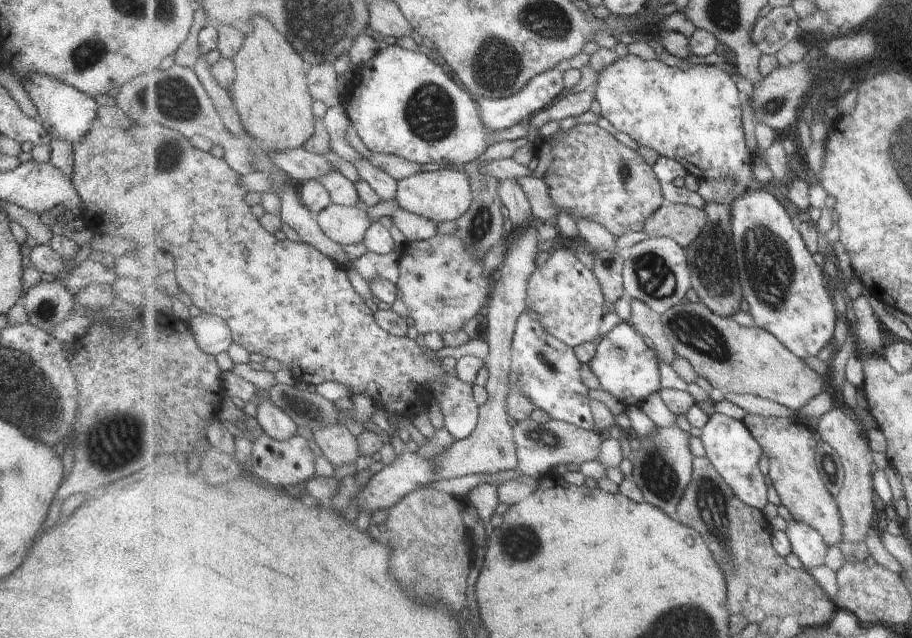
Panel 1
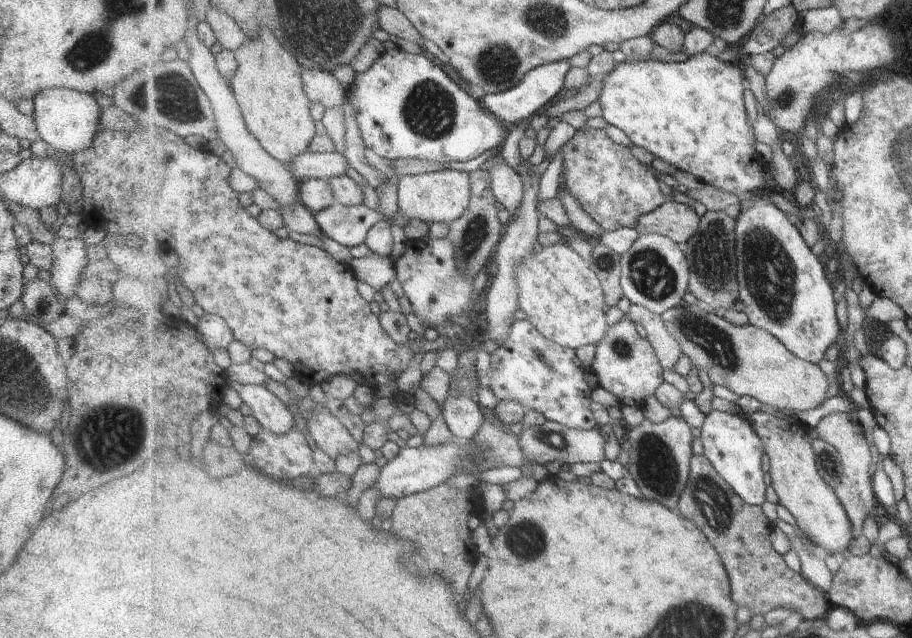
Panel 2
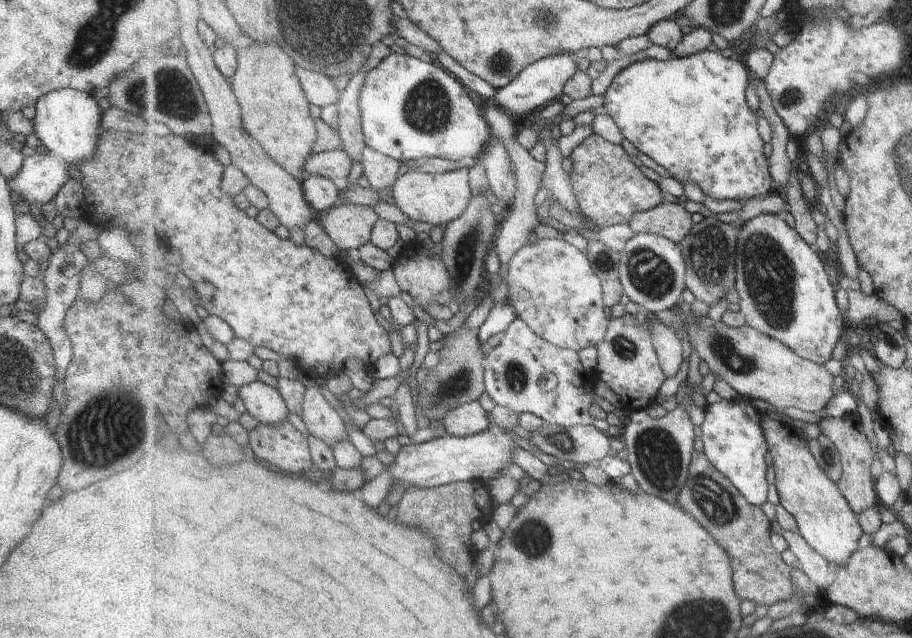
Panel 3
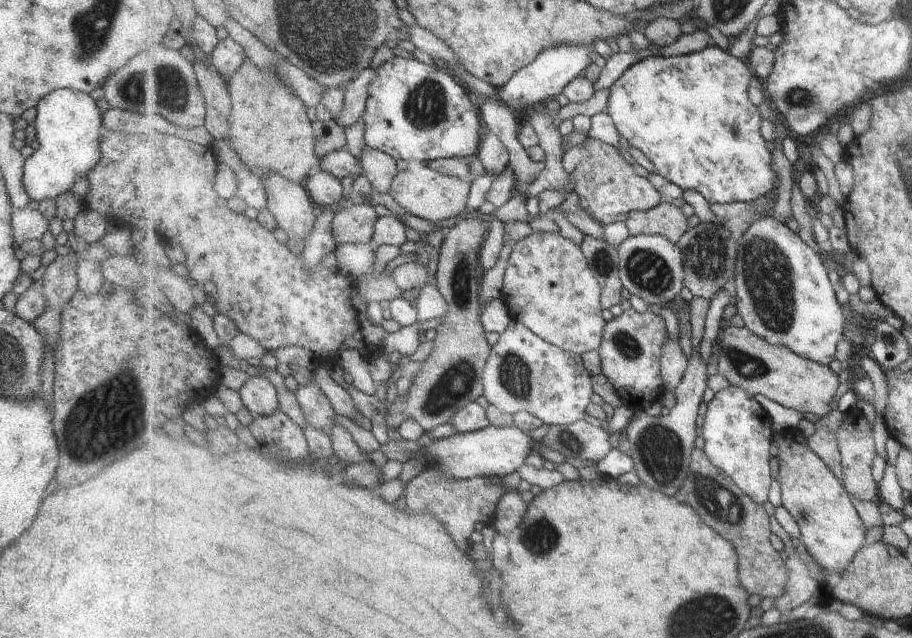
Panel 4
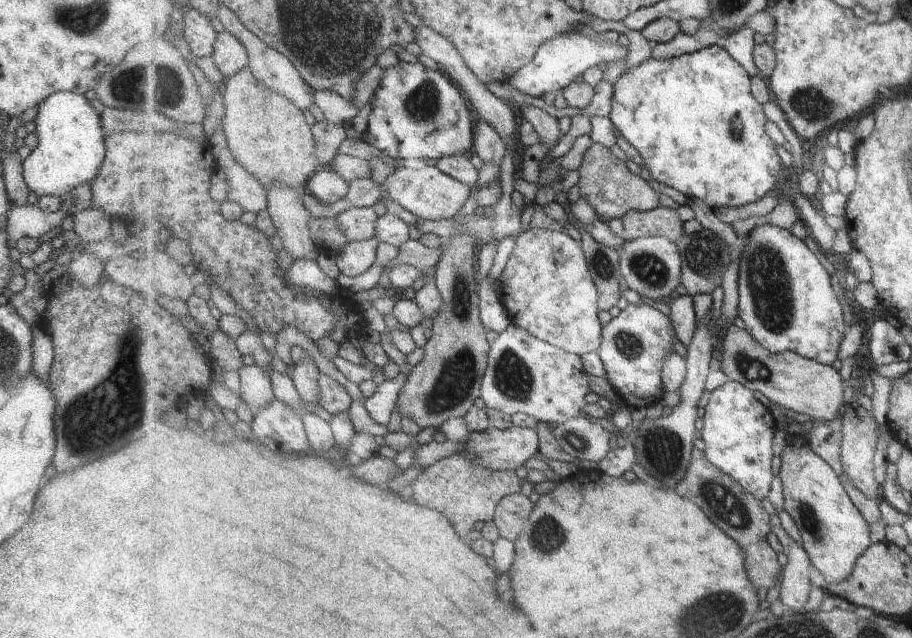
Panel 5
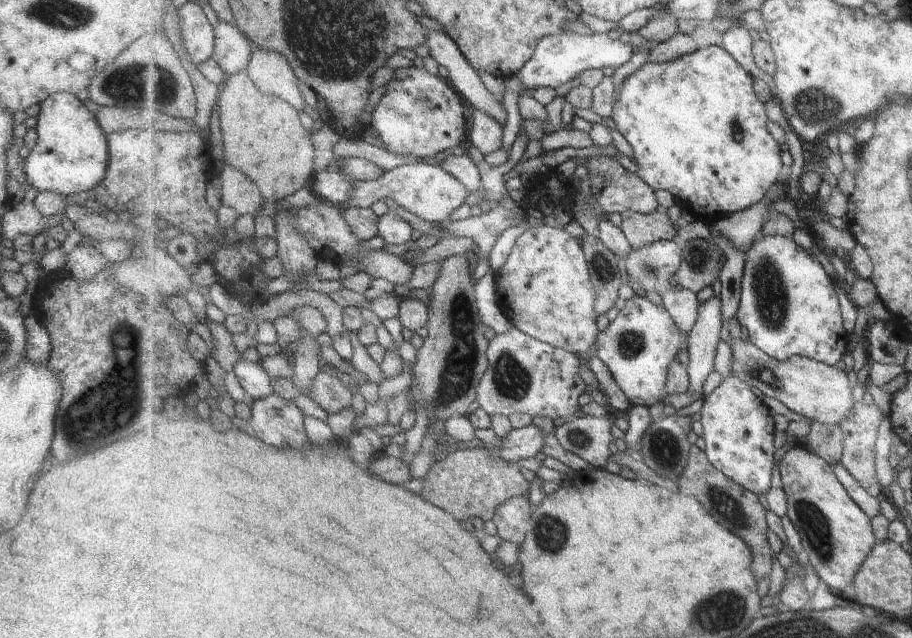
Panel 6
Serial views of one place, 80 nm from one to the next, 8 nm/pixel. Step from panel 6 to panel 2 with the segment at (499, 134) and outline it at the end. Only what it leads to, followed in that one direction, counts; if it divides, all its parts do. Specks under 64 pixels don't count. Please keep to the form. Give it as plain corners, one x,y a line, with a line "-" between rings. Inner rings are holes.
505,164
496,165
491,169
492,191
502,206
515,217
524,205
524,180
513,168

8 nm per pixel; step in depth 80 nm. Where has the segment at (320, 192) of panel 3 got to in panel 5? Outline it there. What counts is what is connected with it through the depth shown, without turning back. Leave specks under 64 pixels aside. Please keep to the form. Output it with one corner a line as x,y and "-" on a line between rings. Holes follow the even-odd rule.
326,167
312,176
305,190
314,195
322,204
329,205
343,200
345,196
348,197
350,184
337,172

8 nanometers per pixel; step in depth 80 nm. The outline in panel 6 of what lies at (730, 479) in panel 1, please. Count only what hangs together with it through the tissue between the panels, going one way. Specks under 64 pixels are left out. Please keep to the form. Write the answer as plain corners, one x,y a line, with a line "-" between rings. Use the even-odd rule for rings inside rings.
729,377
705,396
700,414
705,452
713,466
746,490
766,496
772,490
773,467
776,466
773,462
773,436
776,430
771,410
763,404
763,400
755,396
744,379

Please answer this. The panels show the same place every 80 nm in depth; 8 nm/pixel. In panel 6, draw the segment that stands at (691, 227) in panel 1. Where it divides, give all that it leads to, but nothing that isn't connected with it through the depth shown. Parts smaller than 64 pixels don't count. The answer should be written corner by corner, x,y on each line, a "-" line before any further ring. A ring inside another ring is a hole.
662,208
655,210
655,212
651,214
641,214
629,210
622,214
622,224
620,228
630,241
631,247
635,248
641,248
644,245
649,245
661,240
678,241
678,228
671,222
669,212
666,212

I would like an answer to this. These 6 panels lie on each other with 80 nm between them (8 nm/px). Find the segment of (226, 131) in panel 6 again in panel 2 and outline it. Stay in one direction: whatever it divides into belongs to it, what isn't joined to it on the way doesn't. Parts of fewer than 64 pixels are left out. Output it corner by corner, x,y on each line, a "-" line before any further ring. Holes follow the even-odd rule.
261,26
259,36
235,54
241,70
237,70
237,78
233,78
231,87
241,104
247,128
277,160
287,166
301,153
309,151
309,145
317,134
316,120
313,120
309,108
312,100
306,93
302,77
305,68
267,26

